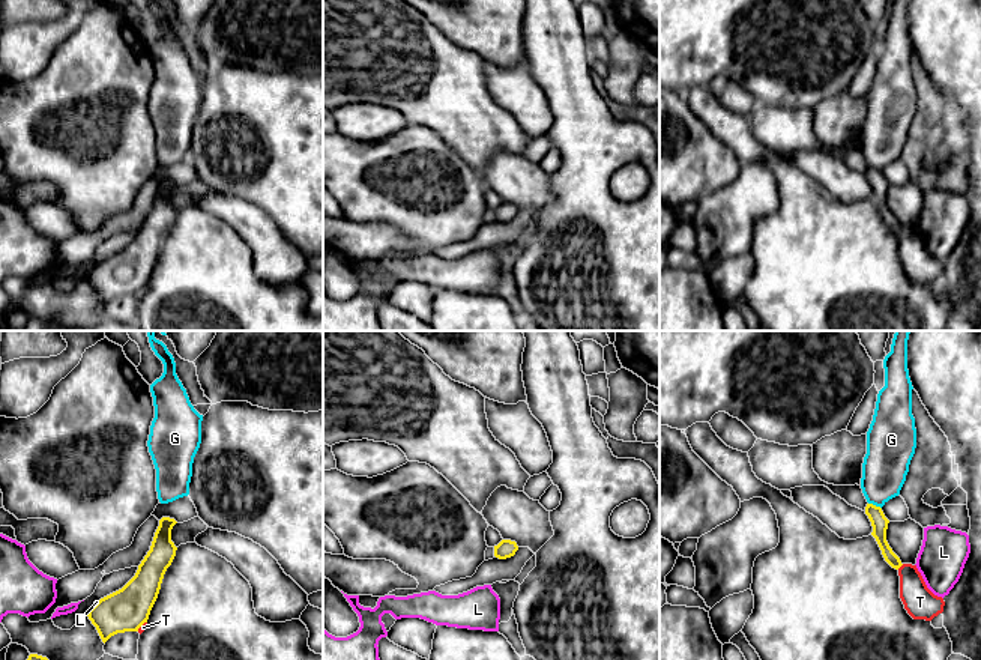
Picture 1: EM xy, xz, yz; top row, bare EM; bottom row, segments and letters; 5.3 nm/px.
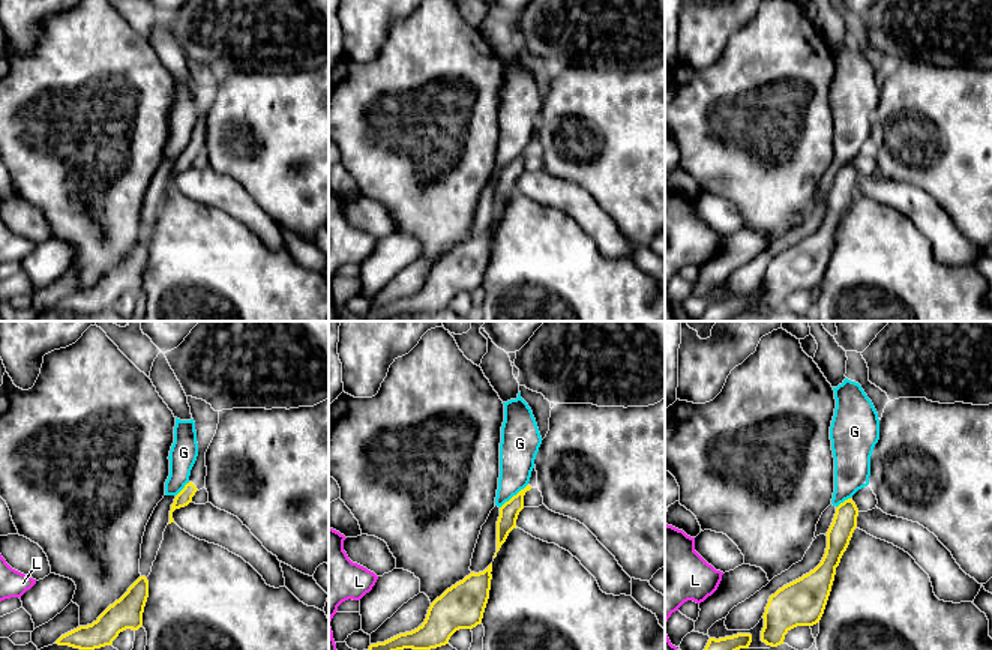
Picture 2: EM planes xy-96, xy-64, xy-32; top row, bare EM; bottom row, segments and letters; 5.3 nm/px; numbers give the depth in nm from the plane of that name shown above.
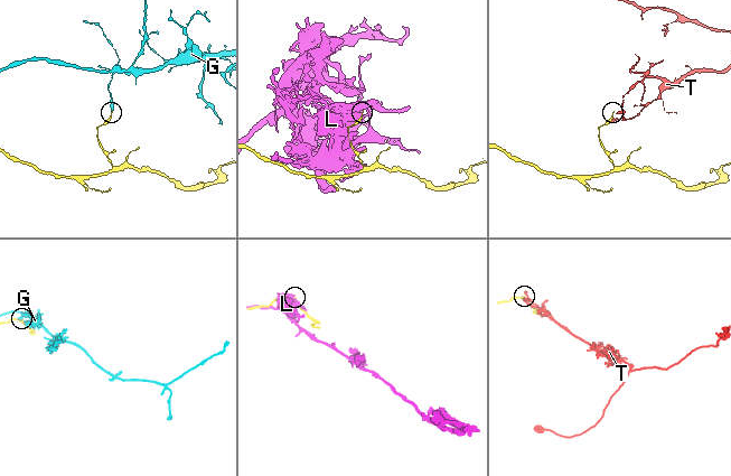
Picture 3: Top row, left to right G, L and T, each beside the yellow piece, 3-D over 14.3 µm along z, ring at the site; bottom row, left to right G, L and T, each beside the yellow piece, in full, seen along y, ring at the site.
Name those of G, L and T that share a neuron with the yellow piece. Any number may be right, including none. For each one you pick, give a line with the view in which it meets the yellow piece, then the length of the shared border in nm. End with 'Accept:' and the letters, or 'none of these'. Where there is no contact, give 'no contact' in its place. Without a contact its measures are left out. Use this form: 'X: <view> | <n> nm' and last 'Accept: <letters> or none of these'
Accept: none of these

